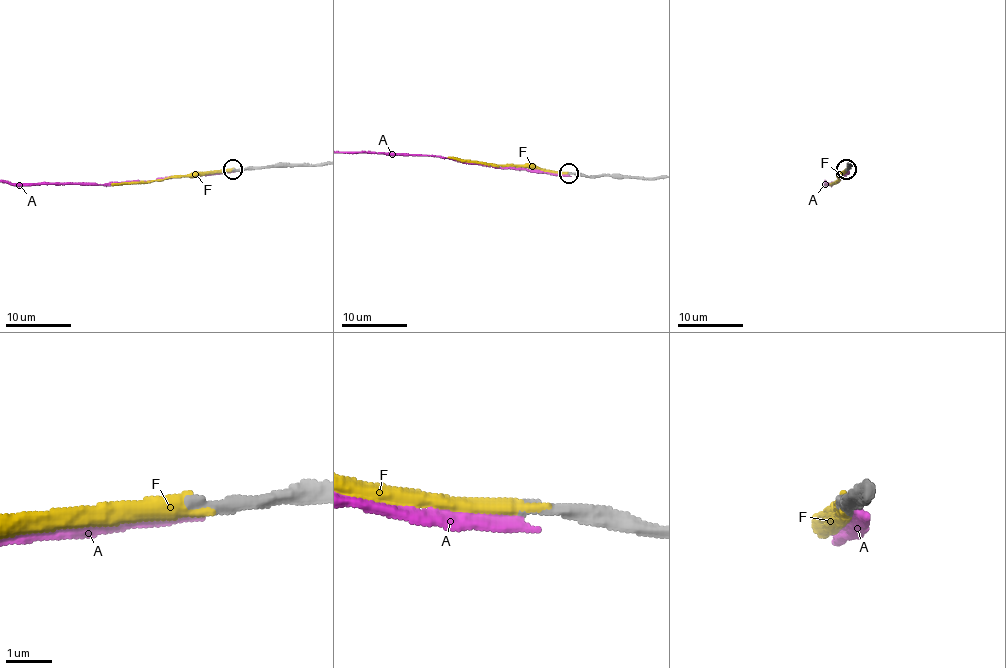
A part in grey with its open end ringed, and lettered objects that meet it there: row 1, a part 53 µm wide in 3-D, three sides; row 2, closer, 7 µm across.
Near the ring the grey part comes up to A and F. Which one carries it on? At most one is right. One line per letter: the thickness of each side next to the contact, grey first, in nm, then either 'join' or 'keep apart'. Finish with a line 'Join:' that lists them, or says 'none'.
A: 240/280 nm | keep apart
F: 300/360 nm | join
Join: F

